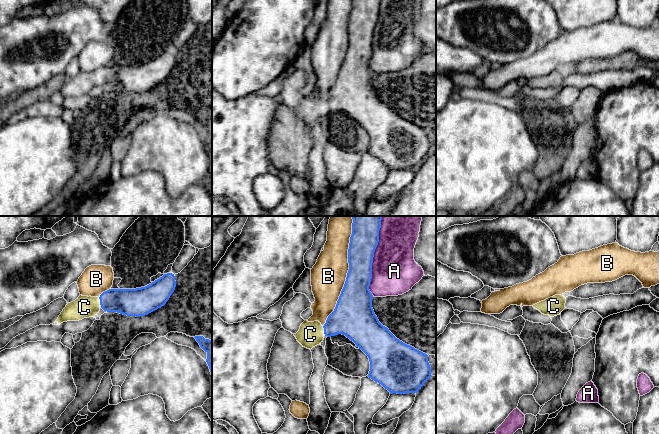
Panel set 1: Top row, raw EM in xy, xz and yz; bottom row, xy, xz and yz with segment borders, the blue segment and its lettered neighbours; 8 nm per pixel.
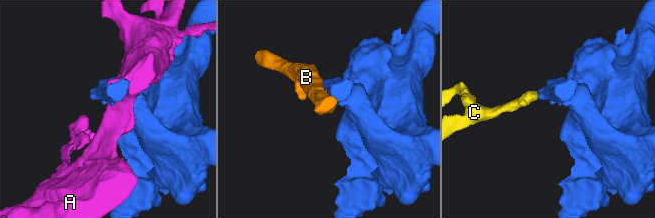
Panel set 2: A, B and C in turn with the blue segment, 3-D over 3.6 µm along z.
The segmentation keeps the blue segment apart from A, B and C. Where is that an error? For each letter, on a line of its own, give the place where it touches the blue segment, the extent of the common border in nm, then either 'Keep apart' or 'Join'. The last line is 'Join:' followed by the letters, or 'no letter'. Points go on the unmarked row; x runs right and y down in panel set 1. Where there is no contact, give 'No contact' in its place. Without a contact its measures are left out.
A: Touches blue at xz (372, 36). Shared border 600 nm. Keep apart
B: Touches blue at xz (347, 51). Shared border 850 nm. Keep apart
C: Touches blue at xy (100, 77). Shared border 70 nm. Join
Join: C

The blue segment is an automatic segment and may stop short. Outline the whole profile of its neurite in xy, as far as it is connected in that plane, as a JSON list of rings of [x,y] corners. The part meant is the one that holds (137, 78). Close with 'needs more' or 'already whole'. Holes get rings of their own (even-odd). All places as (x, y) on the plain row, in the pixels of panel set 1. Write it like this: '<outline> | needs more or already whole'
[[[164,50],[151,60],[136,65],[109,65],[99,73],[80,71],[68,79],[56,98],[79,97],[95,93],[102,84],[127,92],[145,92],[161,84],[169,76],[176,63],[175,52]]] | needs more

